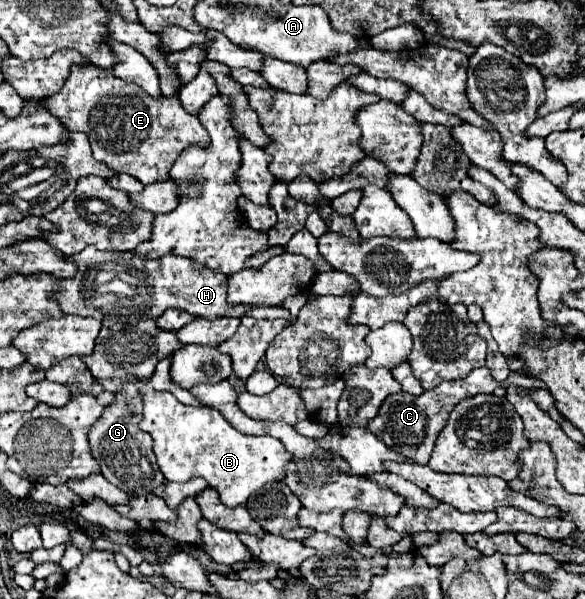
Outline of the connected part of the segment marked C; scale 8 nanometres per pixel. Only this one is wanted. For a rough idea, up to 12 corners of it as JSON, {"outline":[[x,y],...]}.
{"outline":[[491,372],[411,396],[389,396],[367,426],[389,448],[427,464],[451,410],[493,394]]}

